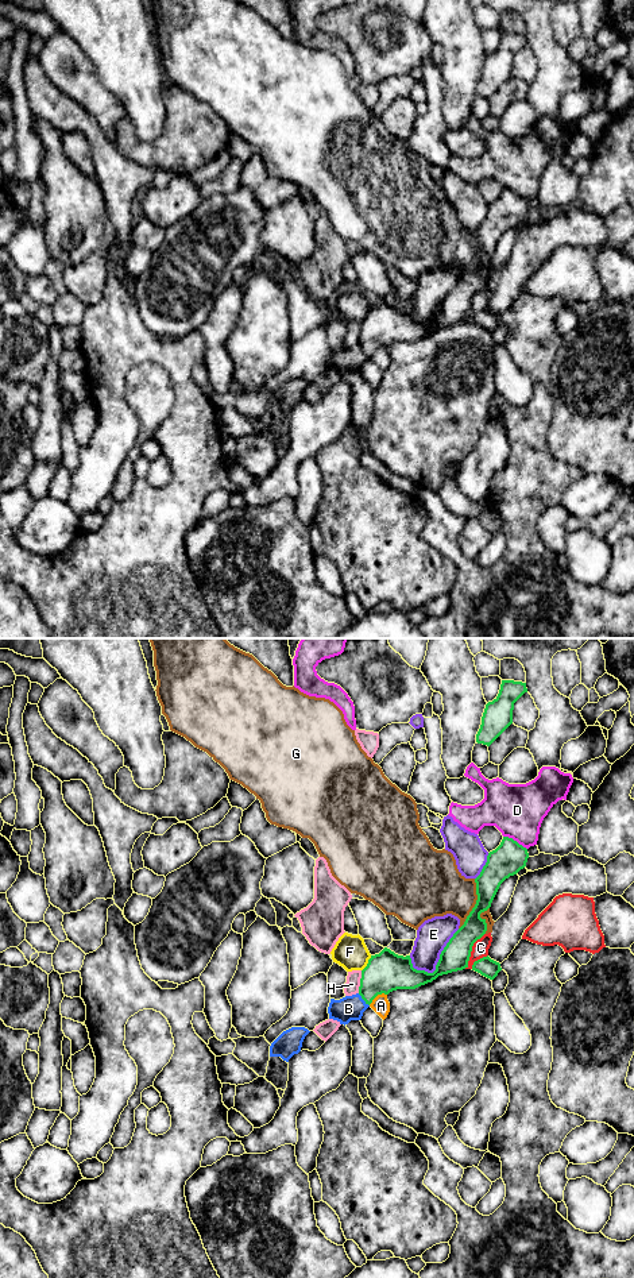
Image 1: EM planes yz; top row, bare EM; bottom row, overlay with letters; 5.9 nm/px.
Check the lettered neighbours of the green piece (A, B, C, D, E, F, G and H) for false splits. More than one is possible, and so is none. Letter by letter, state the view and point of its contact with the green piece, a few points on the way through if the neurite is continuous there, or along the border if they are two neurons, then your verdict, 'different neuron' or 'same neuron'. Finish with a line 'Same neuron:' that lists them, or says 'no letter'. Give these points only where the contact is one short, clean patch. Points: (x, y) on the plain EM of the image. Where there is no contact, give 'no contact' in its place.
A: meets green in yz at (377, 347); different neuron
B: meets green in yz at (363, 351); runs through yz (386, 324), (363, 351), (348, 360); same neuron
C: meets green in yz at (471, 302); different neuron
D: meets green in yz at (515, 193); different neuron
E: meets green in yz at (439, 313); different neuron
F: meets green in yz at (367, 316); border along yz (371, 308), (362, 323); different neuron
G: meets green in yz at (475, 257); different neuron
H: meets green in yz at (360, 334); different neuron
Same neuron: B

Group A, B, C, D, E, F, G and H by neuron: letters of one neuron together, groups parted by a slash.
A / B / C / D / E / F / G / H

